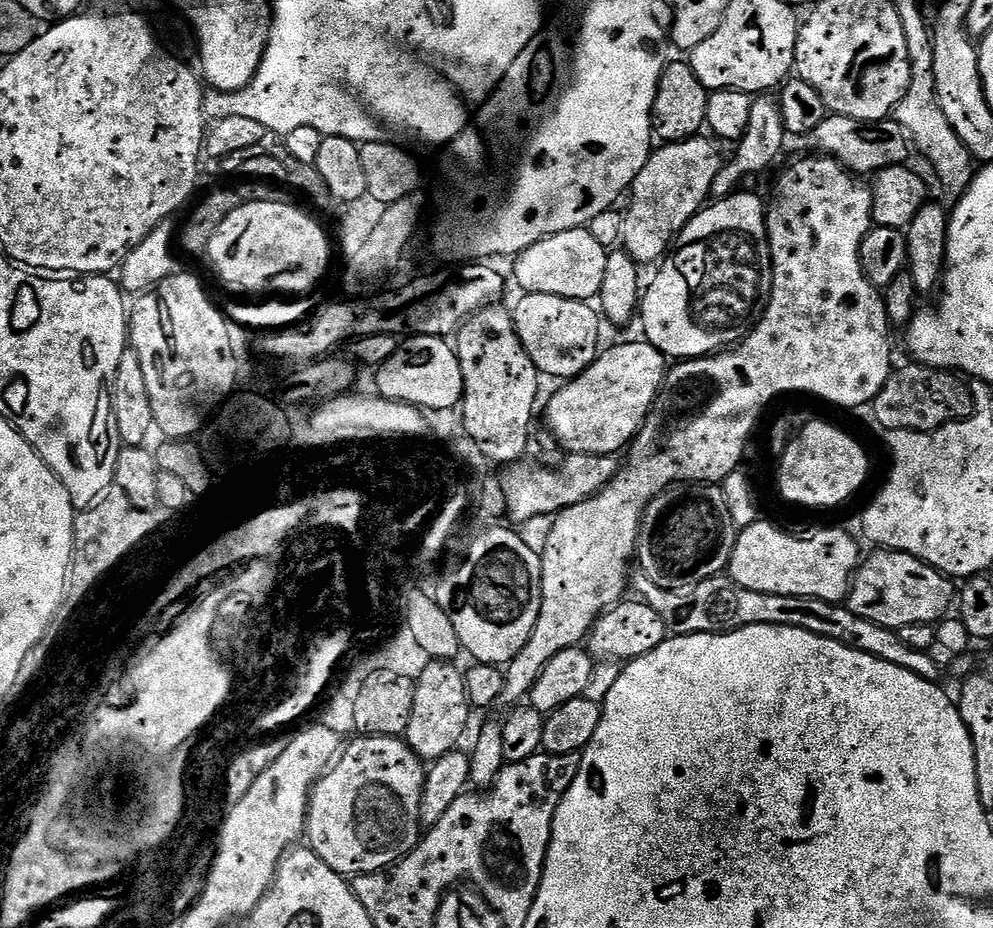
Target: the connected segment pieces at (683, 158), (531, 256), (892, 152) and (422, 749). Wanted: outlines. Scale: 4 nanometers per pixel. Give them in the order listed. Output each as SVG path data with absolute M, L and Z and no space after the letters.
M693 138L690 140L677 140L665 143L664 148L657 147L652 157L642 166L638 178L632 183L630 197L632 201L628 204L628 212L623 213L624 234L622 237L622 248L631 254L637 265L655 265L673 247L674 241L680 231L690 223L701 208L709 203L712 196L714 178L718 178L722 167L722 156L717 141L712 138Z
M587 228L566 230L548 236L542 242L534 242L534 246L530 246L525 252L521 252L519 256L515 257L516 280L524 287L525 293L554 294L571 300L592 302L599 297L602 290L602 278L606 278L606 258L608 254L609 249L598 246L594 234L590 234Z
M830 114L822 122L822 126L817 126L812 133L803 137L802 144L813 153L831 156L853 174L864 174L860 172L875 174L904 164L907 161L908 148L910 152L909 134L894 118L868 124L864 120Z
M428 662L421 670L420 677L417 675L414 680L414 710L410 714L406 742L425 762L437 760L453 751L468 728L470 705L464 685L464 672L456 669L456 666L452 662Z

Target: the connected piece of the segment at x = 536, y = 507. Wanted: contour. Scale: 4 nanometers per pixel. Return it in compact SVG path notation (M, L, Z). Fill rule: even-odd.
M565 455L560 464L560 472L547 468L544 464L528 464L517 462L503 473L502 483L506 496L506 516L516 520L517 525L527 522L536 515L555 517L557 512L570 506L578 506L578 502L597 496L613 480L622 464L616 456L581 456Z

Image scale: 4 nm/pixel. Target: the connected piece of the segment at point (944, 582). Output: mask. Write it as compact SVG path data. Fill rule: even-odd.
M876 550L872 557L865 559L852 577L852 587L846 597L846 606L858 618L866 618L878 626L899 630L911 624L935 625L954 604L953 581L923 564L908 552Z

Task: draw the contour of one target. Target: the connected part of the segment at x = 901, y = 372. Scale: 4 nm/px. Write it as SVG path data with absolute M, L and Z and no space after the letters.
M908 362L905 368L897 367L888 377L886 386L870 405L872 416L884 430L910 430L911 432L936 432L942 426L969 420L976 411L972 389L957 373L946 368L928 368L919 362Z

